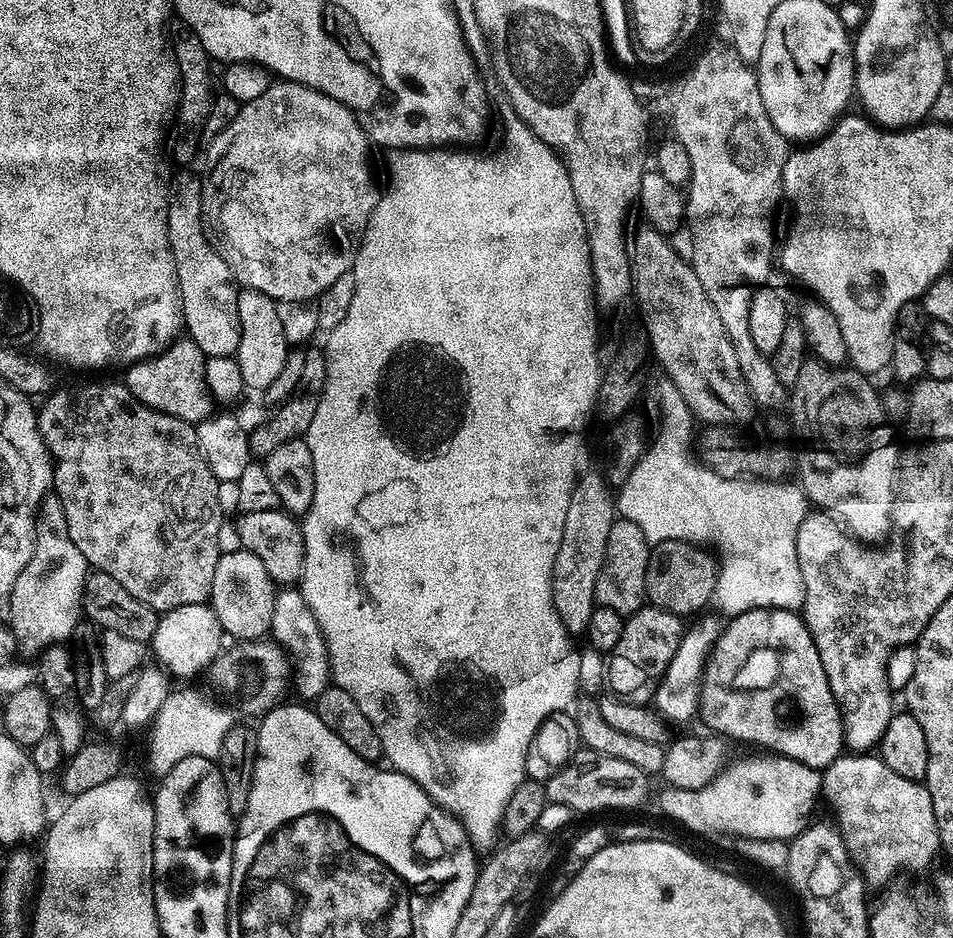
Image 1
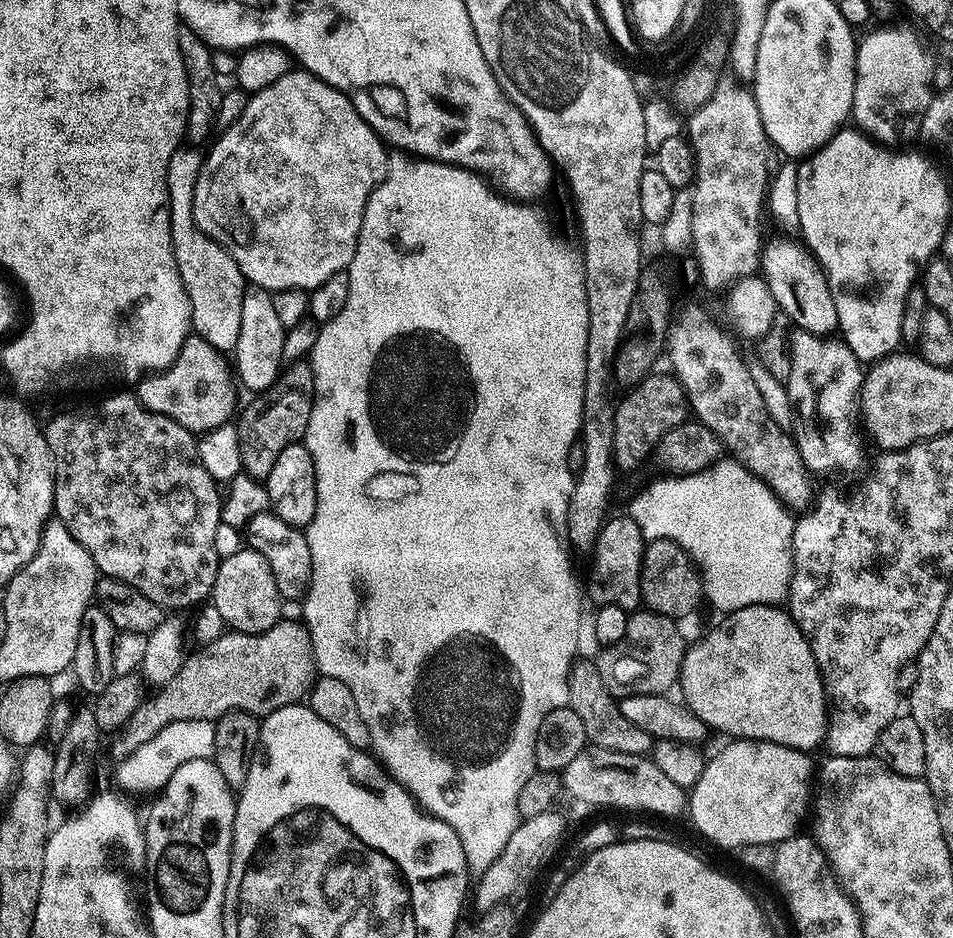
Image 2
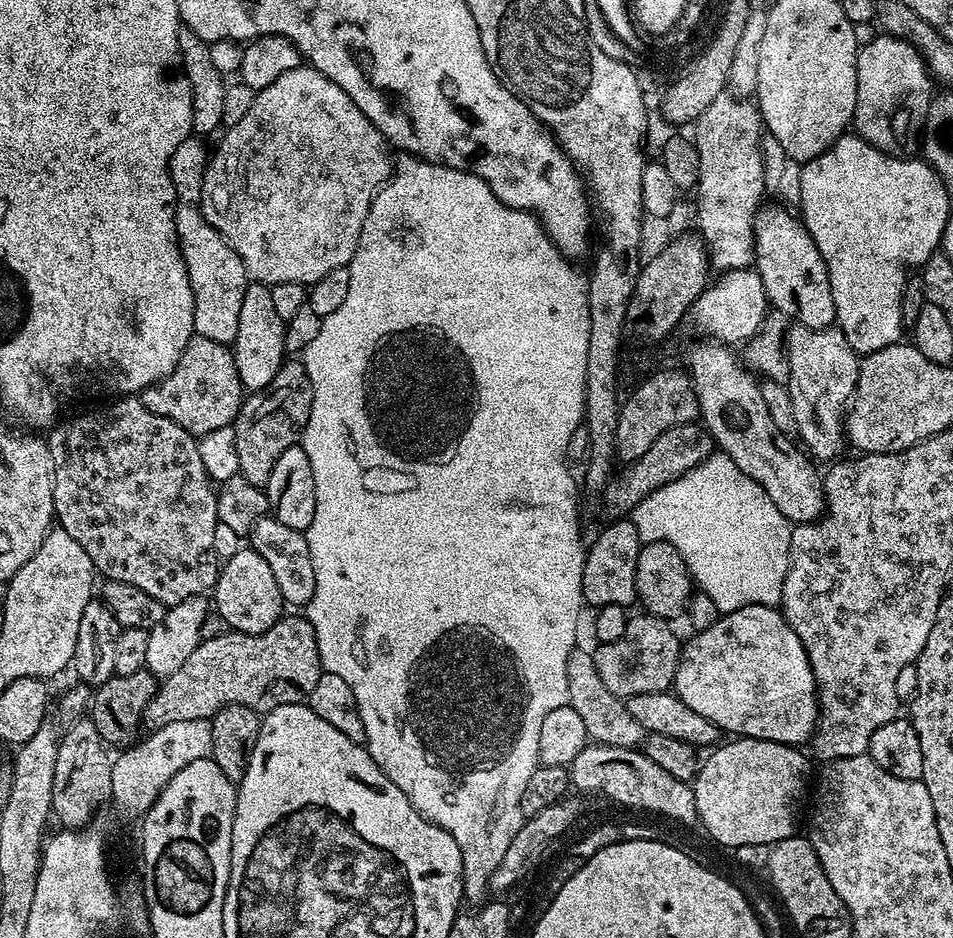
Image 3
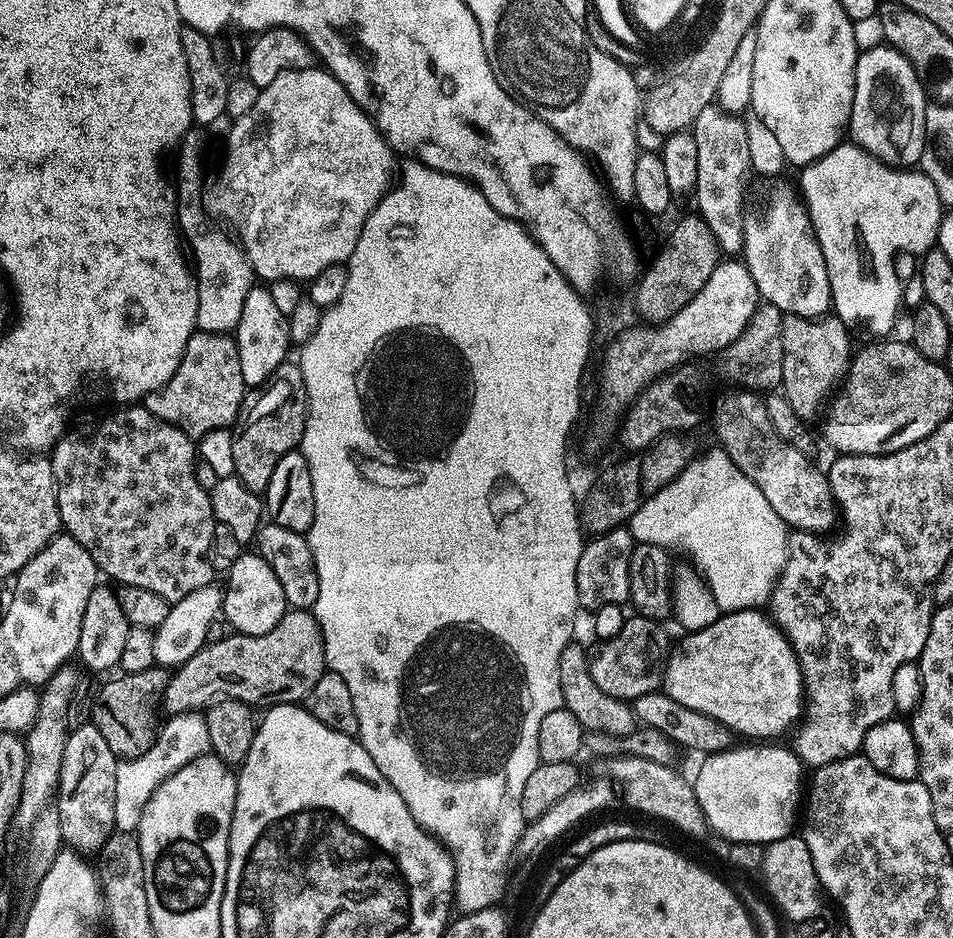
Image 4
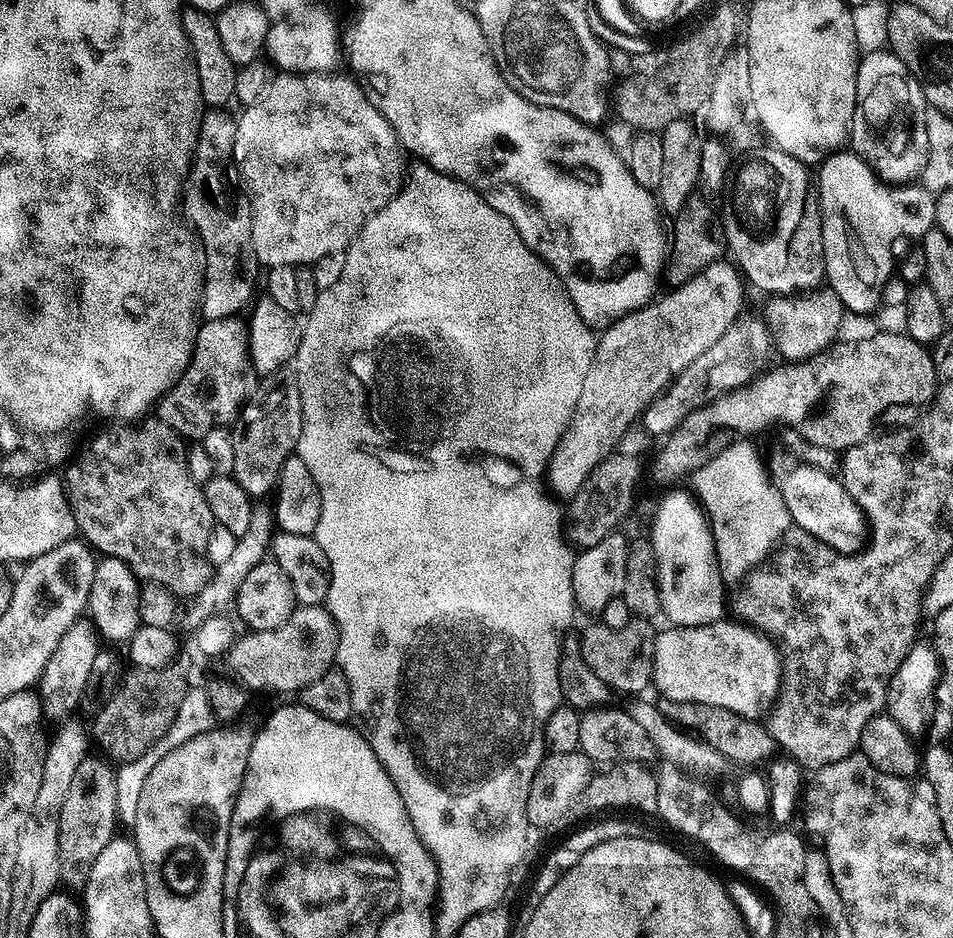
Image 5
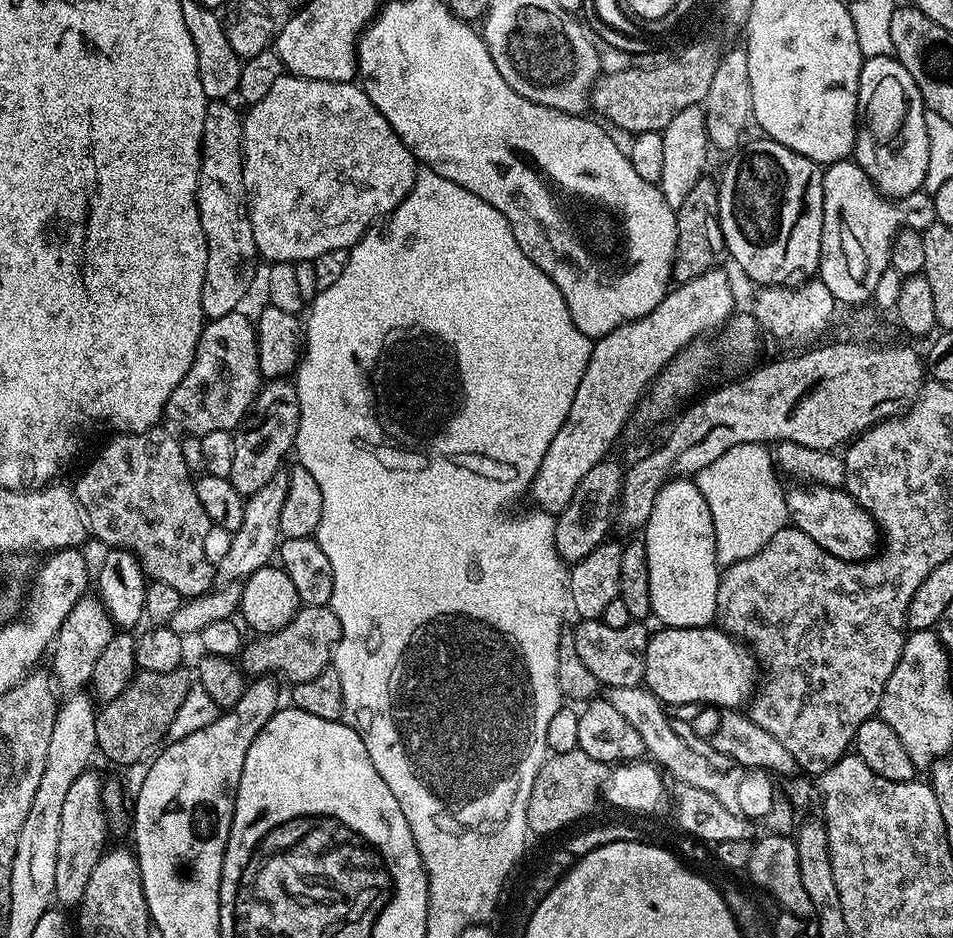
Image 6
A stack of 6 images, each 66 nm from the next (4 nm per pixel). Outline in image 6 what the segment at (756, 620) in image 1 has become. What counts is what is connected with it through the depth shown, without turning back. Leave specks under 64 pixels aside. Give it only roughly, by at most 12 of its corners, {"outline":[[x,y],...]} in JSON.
{"outline":[[719,626],[648,637],[644,684],[662,705],[736,710],[758,660]]}

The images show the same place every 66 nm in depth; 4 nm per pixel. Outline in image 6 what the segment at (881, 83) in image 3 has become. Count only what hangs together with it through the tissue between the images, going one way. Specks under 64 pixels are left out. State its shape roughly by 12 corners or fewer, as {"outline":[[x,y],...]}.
{"outline":[[865,59],[855,163],[885,198],[924,188],[926,109],[910,70]]}

